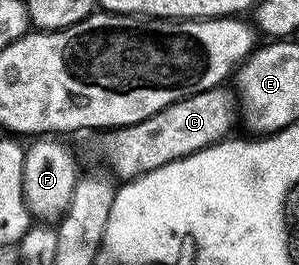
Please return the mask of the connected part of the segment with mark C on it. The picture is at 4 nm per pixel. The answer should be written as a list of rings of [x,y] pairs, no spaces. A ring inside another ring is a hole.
[[[224,85],[212,86],[155,112],[155,116],[147,116],[147,120],[104,131],[100,135],[101,158],[109,165],[105,165],[108,173],[118,174],[121,180],[132,180],[228,139],[233,121],[238,121],[239,106],[234,91],[225,89]]]

